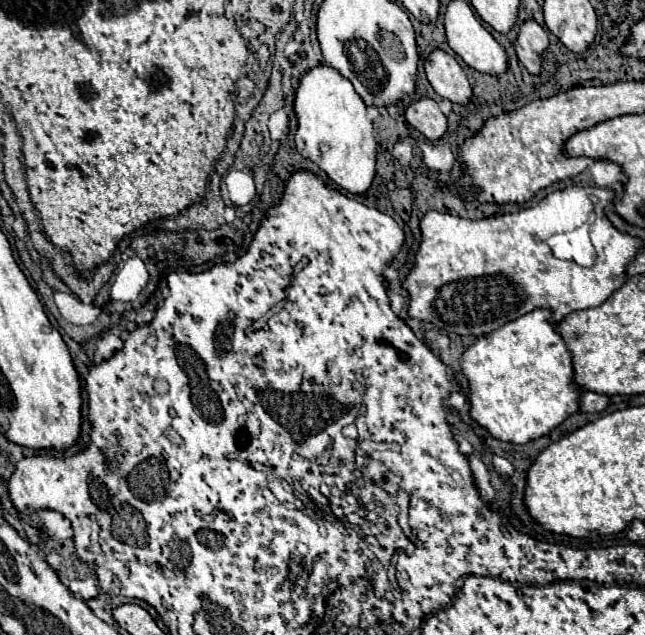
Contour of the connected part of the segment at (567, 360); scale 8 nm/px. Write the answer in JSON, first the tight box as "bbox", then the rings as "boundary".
{"bbox":[461,310,581,444],"boundary":[[[533,310],[481,336],[465,350],[461,366],[471,386],[471,416],[497,440],[525,444],[549,434],[579,410],[581,392],[573,378],[571,352],[551,320],[551,310]]]}

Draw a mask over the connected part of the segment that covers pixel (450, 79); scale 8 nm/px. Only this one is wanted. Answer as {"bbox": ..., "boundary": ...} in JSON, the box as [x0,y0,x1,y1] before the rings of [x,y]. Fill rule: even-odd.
{"bbox":[425,50,471,104],"boundary":[[[443,50],[431,52],[431,56],[425,62],[425,74],[433,90],[441,96],[451,100],[453,104],[469,104],[471,102],[471,86],[463,72],[463,68],[457,64],[453,56],[449,56]]]}

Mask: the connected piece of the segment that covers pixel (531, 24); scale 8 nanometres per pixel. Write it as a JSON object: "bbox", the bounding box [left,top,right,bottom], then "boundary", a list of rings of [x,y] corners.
{"bbox":[515,20,549,74],"boundary":[[[527,20],[519,30],[515,50],[519,62],[527,68],[529,74],[541,74],[545,62],[543,54],[547,52],[547,48],[549,48],[549,38],[545,30],[535,20]]]}

